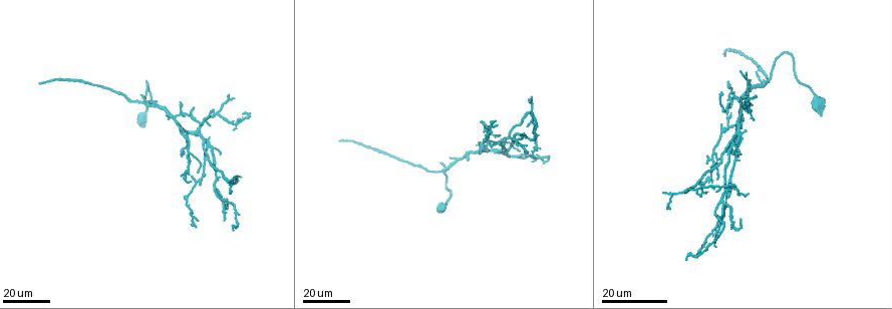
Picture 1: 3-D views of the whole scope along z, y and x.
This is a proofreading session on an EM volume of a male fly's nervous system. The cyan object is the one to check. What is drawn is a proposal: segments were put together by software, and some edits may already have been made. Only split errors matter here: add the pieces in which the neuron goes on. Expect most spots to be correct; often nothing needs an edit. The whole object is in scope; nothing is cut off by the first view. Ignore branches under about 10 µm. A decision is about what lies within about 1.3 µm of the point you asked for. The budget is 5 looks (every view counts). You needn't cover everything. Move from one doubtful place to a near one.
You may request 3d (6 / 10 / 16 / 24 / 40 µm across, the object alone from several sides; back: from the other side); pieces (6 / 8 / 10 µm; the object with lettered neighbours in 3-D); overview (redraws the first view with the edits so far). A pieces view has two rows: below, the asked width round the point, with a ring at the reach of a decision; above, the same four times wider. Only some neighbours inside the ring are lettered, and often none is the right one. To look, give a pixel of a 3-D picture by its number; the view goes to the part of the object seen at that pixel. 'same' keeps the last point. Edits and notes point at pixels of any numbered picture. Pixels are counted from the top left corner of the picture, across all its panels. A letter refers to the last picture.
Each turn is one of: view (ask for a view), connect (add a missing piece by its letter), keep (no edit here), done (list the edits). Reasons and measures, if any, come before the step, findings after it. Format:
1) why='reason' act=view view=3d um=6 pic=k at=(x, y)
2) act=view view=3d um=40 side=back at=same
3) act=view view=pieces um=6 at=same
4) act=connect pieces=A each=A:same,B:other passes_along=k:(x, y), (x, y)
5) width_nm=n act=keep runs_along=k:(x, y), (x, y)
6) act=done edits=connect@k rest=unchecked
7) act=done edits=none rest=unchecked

why='an open end' act=view view=3d um=24 pic=1 at=(338, 139)

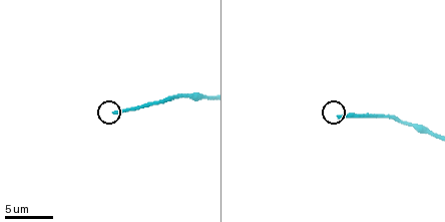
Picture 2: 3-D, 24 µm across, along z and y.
act=view view=pieces um=10 pic=2 at=(113, 114)

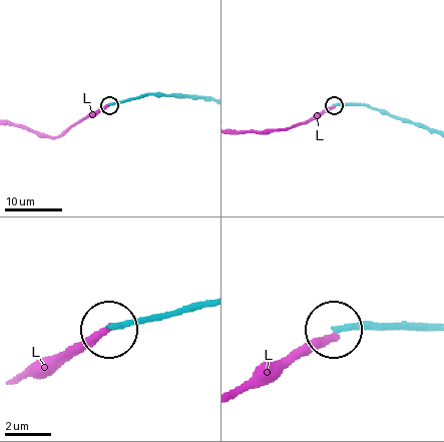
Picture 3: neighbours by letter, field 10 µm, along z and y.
act=keep each=L:other found='none of them fits'

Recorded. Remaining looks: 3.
why='free end' act=view view=3d um=16 pic=1 at=(752, 106)

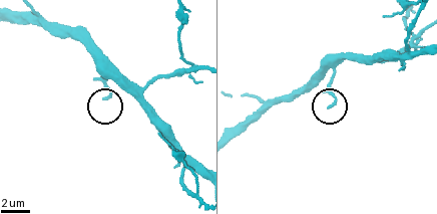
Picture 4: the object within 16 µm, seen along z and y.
act=view view=pieces um=6 pic=4 at=(104, 96)

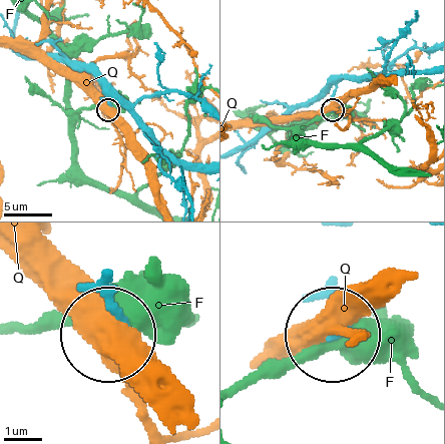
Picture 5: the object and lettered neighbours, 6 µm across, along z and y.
act=keep each=F:other,Q:other runs_along=5:(114, 278), (117, 326), (107, 336) found='no lettered piece goes on from it'

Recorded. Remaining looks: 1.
act=done edits=none rest=unchecked

